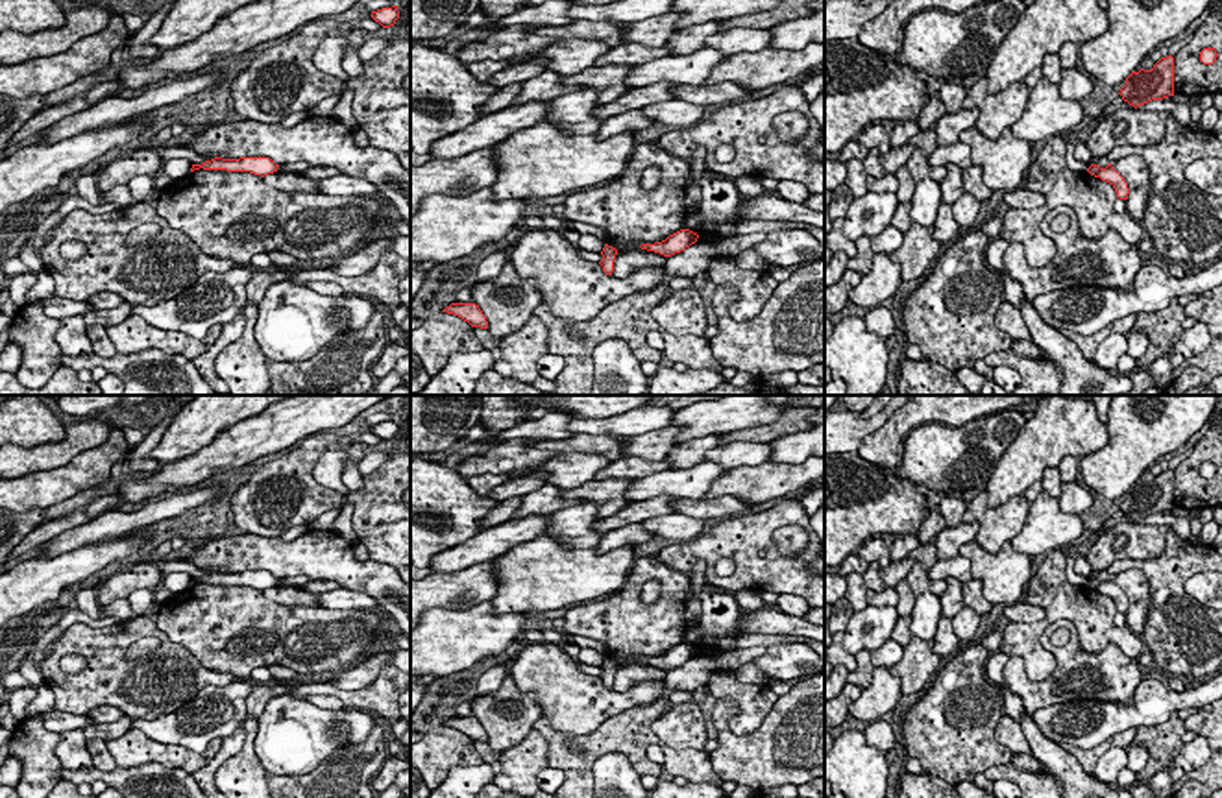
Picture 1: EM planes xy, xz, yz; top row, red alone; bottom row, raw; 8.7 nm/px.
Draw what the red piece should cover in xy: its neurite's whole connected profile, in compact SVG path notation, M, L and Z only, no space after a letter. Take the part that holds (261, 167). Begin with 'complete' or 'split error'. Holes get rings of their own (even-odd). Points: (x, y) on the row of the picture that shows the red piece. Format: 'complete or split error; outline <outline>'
complete; outline M214 157L211 161L205 161L202 164L192 164L190 172L194 170L227 170L227 172L250 172L255 175L268 175L277 172L279 164L275 164L268 157L240 157L240 159L222 159Z

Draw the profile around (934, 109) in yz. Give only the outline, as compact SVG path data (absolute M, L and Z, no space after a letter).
M930 94L930 102L923 107L919 115L919 127L921 131L926 131L932 124L937 124L937 120L947 113L941 98L937 94Z

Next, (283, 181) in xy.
M274 172L263 177L264 183L281 192L309 192L318 194L318 179L305 177L303 174Z

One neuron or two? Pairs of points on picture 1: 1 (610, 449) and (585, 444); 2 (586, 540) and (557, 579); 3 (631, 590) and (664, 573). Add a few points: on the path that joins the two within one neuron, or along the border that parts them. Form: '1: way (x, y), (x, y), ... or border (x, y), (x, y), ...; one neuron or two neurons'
1: way (605, 444), (590, 444); one neuron
2: border (546, 534), (564, 547), (594, 547); two neurons
3: way (638, 580), (646, 573), (655, 573); one neuron

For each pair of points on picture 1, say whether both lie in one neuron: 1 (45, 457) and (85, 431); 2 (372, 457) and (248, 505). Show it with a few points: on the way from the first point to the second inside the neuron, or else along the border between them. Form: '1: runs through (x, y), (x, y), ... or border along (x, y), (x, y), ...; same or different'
1: runs through (54, 455), (76, 440); same
2: border along (366, 451), (355, 460); different

